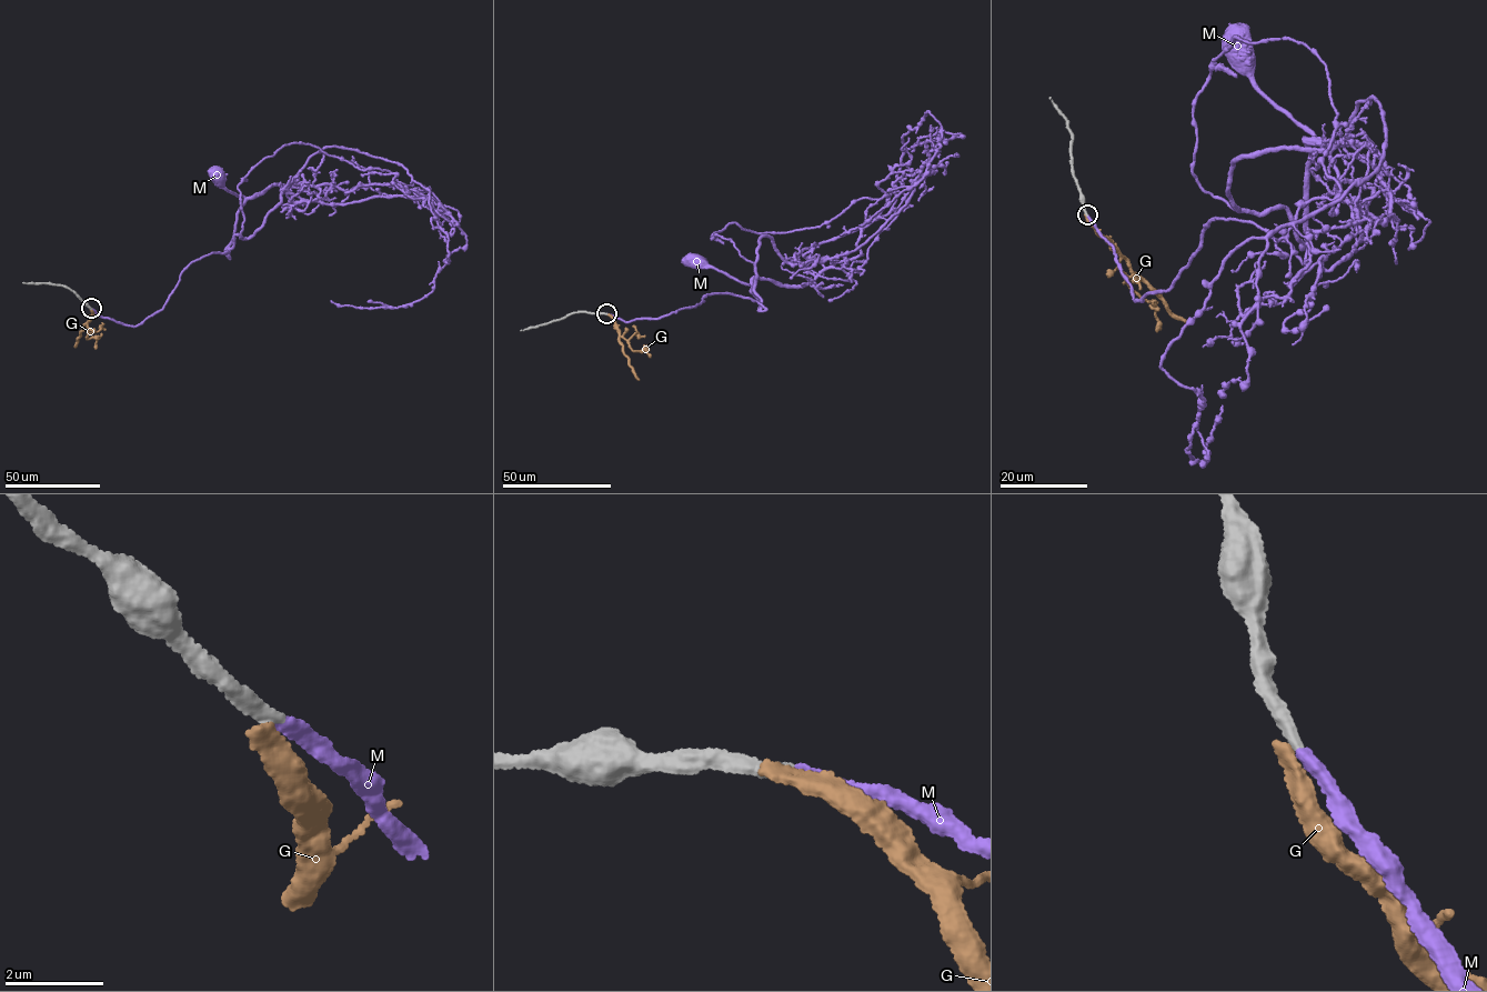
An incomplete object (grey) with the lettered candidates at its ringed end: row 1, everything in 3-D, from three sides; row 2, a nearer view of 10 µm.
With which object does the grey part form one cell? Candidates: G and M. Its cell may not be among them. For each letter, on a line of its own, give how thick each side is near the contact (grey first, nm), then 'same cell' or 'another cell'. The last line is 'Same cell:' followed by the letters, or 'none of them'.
G: 360/340 nm | another cell
M: 280/300 nm | same cell
Same cell: M

